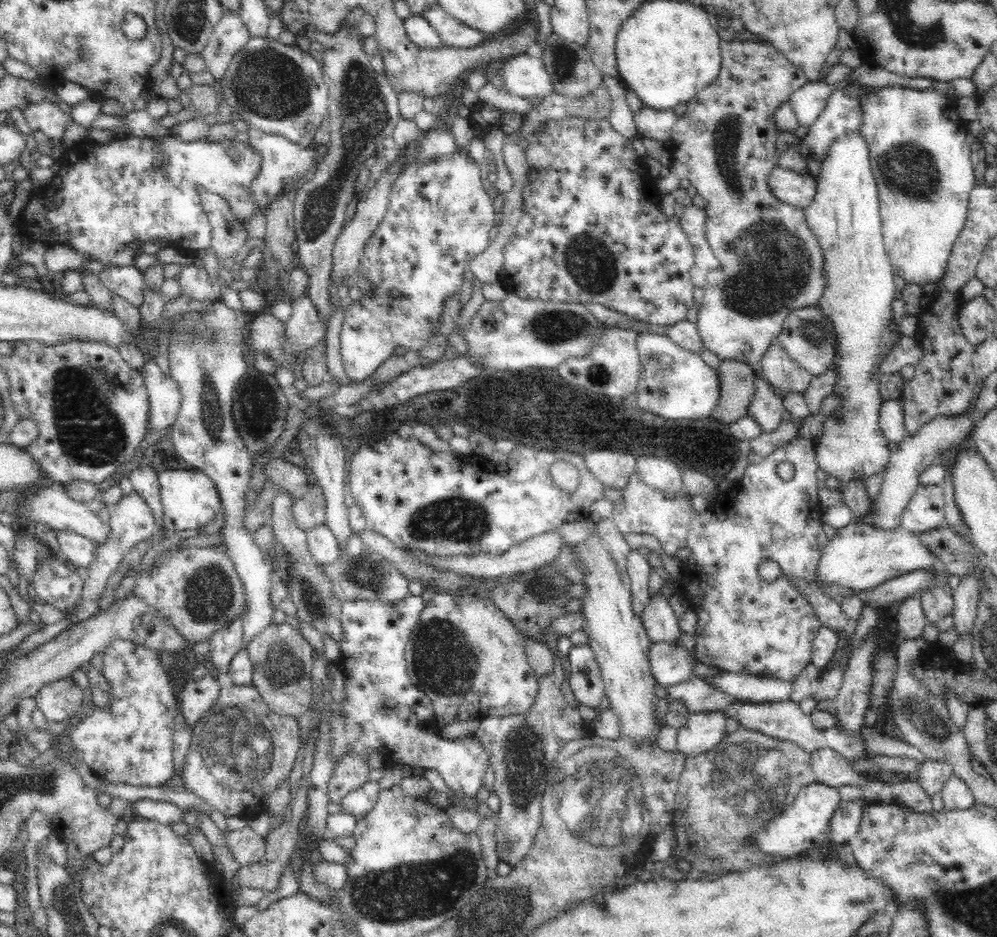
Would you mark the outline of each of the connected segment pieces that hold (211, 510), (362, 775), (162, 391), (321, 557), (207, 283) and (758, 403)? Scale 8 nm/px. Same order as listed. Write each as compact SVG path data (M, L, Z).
M184 465L157 472L163 505L163 524L167 530L195 530L206 526L223 507L217 488L202 471Z
M355 753L345 754L334 765L332 776L328 782L328 800L341 804L341 800L350 791L362 786L370 780L370 765Z
M147 360L141 370L150 401L150 430L170 429L182 404L178 383L171 374L162 372L155 360Z
M321 524L306 533L307 549L319 566L329 565L338 560L340 556L338 543L336 543L336 537L328 526Z
M185 265L177 276L181 294L194 300L212 301L220 298L220 285L208 276L204 268Z
M760 376L755 378L755 394L748 406L748 413L762 427L762 431L772 434L780 428L782 416L786 413L783 401L777 396L776 390Z

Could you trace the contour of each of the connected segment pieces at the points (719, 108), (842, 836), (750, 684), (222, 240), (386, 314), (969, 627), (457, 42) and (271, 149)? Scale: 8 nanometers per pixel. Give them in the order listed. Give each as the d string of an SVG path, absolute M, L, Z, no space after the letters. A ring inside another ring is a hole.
M743 34L730 41L721 40L720 48L722 60L718 78L687 102L684 115L676 115L673 109L656 110L646 105L632 110L636 135L630 141L635 137L658 140L672 154L669 175L656 182L659 194L679 188L680 180L687 178L706 202L703 208L706 240L720 266L708 273L708 284L703 287L698 332L704 346L722 361L744 361L755 368L782 330L790 311L817 306L826 290L827 279L823 272L823 250L807 225L805 209L779 201L767 185L771 170L779 166L774 113L804 84L804 72L774 46ZM744 346L750 348L746 355Z
M860 798L854 801L843 801L832 815L829 841L836 845L847 844L858 833L862 806L867 801Z
M722 670L715 678L709 678L708 681L715 688L742 702L760 704L788 700L793 689L792 681L782 681L779 677Z
M202 190L201 205L211 224L211 248L219 262L236 256L250 238L246 224L232 213L229 204L220 195Z
M463 153L444 155L442 157L433 157L433 160L428 163L411 163L405 166L392 185L389 194L389 205L384 218L380 221L373 236L368 238L368 242L364 244L362 256L360 256L360 264L358 264L358 268L356 268L356 272L353 275L358 281L366 281L369 288L361 290L358 300L346 301L343 308L344 320L339 338L344 369L346 369L348 377L352 378L355 383L369 378L378 366L381 366L388 358L394 356L396 347L404 347L407 350L416 352L424 350L429 340L437 333L439 320L444 310L444 303L460 293L461 286L465 280L464 268L474 256L482 254L490 245L492 241L490 240L490 230L498 224L498 218L499 215L494 212L493 200L488 195L488 190L484 189L482 179L480 179L480 168L469 155Z
M963 575L962 580L953 589L953 629L959 638L968 635L973 630L977 618L980 585L974 575Z
M438 3L432 8L424 10L420 16L440 35L444 47L469 49L488 39L484 33L457 22Z
M252 126L249 127L249 130L250 132L245 138L251 148L259 154L260 162L262 162L259 173L251 184L251 194L259 212L259 210L267 210L268 206L286 190L294 192L302 182L315 172L315 168L320 162L321 153L319 151L321 149L317 148L314 142L308 148L302 148L282 135L268 134Z

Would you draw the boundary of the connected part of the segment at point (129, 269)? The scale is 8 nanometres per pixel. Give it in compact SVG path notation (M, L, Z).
M112 265L97 275L107 289L131 305L138 307L148 298L143 274L134 265Z

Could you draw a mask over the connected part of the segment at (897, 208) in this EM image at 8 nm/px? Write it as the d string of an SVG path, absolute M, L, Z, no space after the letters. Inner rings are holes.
M856 83L847 89L850 96L861 103L860 131L870 150L870 165L878 185L883 243L893 270L906 282L919 285L937 283L945 275L953 244L968 218L970 191L978 185L971 145L966 143L966 135L958 128L962 121L956 113L958 103L951 104L948 96L936 89L915 90L888 85L865 92Z

